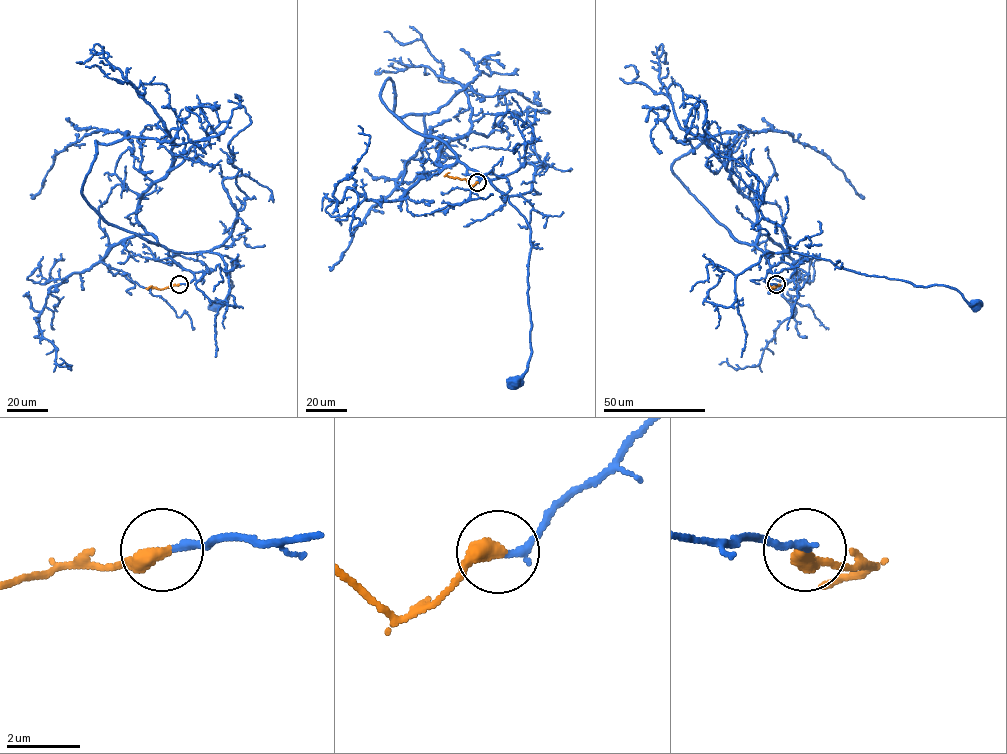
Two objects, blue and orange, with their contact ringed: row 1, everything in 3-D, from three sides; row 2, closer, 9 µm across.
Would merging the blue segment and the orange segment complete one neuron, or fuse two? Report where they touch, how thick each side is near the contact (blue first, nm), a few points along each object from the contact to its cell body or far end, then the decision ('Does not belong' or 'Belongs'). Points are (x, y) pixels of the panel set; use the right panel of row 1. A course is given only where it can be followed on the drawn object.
Place: (776, 284). Thickness 170 nm (blue) against 480 nm. Course of blue: (776, 284), (764, 281), (770, 265), (762, 251), (811, 255), (840, 268), (917, 286), (947, 286), (976, 304). Course of orange: (776, 284), (779, 285), (772, 289), (766, 286). Belongs

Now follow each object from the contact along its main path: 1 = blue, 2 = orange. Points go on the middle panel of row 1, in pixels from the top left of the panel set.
1: (477, 183), (493, 172), (467, 173), (473, 169), (482, 173), (530, 229), (531, 354), (527, 370), (515, 383)
2: (477, 182), (471, 186), (465, 179), (448, 176), (449, 172)

